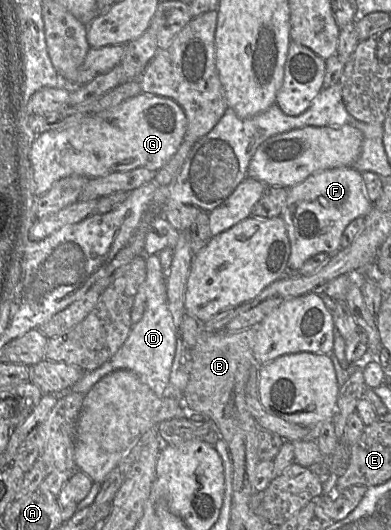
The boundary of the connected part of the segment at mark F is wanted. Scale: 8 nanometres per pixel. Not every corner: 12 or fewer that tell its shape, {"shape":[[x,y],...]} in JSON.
{"shape":[[353,167],[291,187],[281,213],[298,272],[335,255],[373,203]]}

